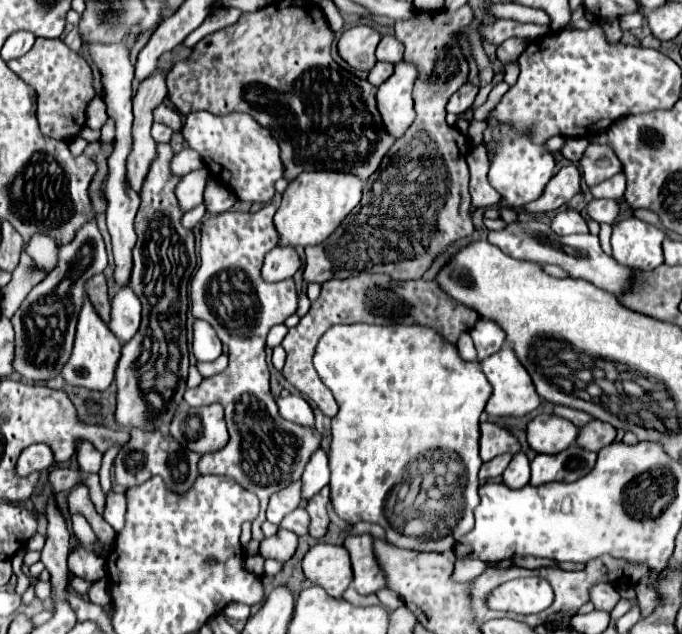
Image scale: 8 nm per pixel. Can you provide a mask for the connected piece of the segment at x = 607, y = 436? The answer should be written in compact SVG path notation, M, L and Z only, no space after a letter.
M594 419L594 421L590 421L588 425L584 425L584 427L580 429L580 435L578 435L576 443L578 443L582 449L586 449L586 451L598 453L600 449L608 447L608 445L614 441L614 437L616 437L616 429L614 429L612 425Z

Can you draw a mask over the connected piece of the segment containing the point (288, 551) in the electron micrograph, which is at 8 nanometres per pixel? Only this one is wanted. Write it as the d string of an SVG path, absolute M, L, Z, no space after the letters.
M278 529L278 533L270 539L264 539L260 543L260 555L264 559L276 559L276 561L288 561L298 547L298 535L286 529Z

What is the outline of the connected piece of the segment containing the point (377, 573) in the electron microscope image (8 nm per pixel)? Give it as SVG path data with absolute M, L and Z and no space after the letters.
M356 535L344 543L352 557L354 567L354 587L360 595L376 593L378 589L386 587L384 573L372 555L372 537L370 535Z

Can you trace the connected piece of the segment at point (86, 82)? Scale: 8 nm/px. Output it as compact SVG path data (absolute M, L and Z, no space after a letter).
M38 37L34 47L20 59L8 61L8 67L20 77L26 75L26 83L34 87L37 94L36 116L42 133L60 141L72 141L84 127L86 107L96 95L90 65L78 53L70 51L60 39Z

